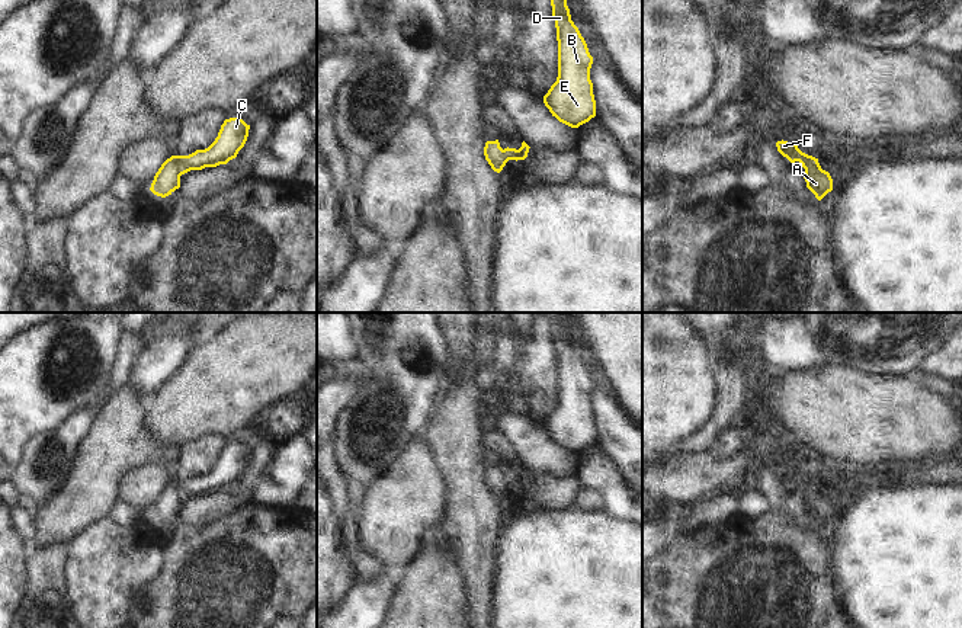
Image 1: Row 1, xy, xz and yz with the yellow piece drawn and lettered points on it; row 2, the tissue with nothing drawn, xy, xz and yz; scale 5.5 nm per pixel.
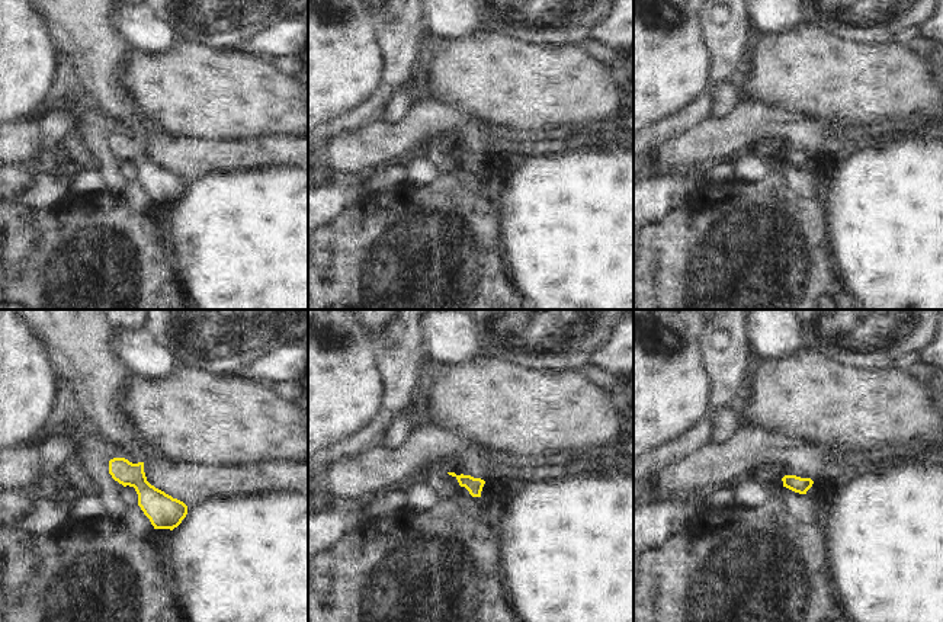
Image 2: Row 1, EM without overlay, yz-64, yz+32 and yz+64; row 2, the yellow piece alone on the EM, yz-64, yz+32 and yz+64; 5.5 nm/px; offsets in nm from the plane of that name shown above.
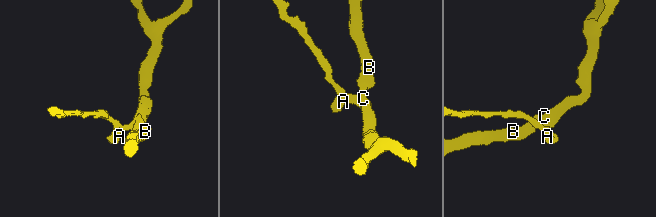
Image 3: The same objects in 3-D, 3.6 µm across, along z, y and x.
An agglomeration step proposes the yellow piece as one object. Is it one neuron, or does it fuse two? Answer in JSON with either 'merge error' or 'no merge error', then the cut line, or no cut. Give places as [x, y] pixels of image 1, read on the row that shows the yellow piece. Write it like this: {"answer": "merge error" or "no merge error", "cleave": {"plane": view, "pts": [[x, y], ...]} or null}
{"answer": "merge error", "cleave": {"plane": "xy", "pts": [[173, 156], [176, 170], [180, 175]]}}

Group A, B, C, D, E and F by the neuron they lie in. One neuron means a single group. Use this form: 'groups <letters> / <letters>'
groups A F / B C D E

